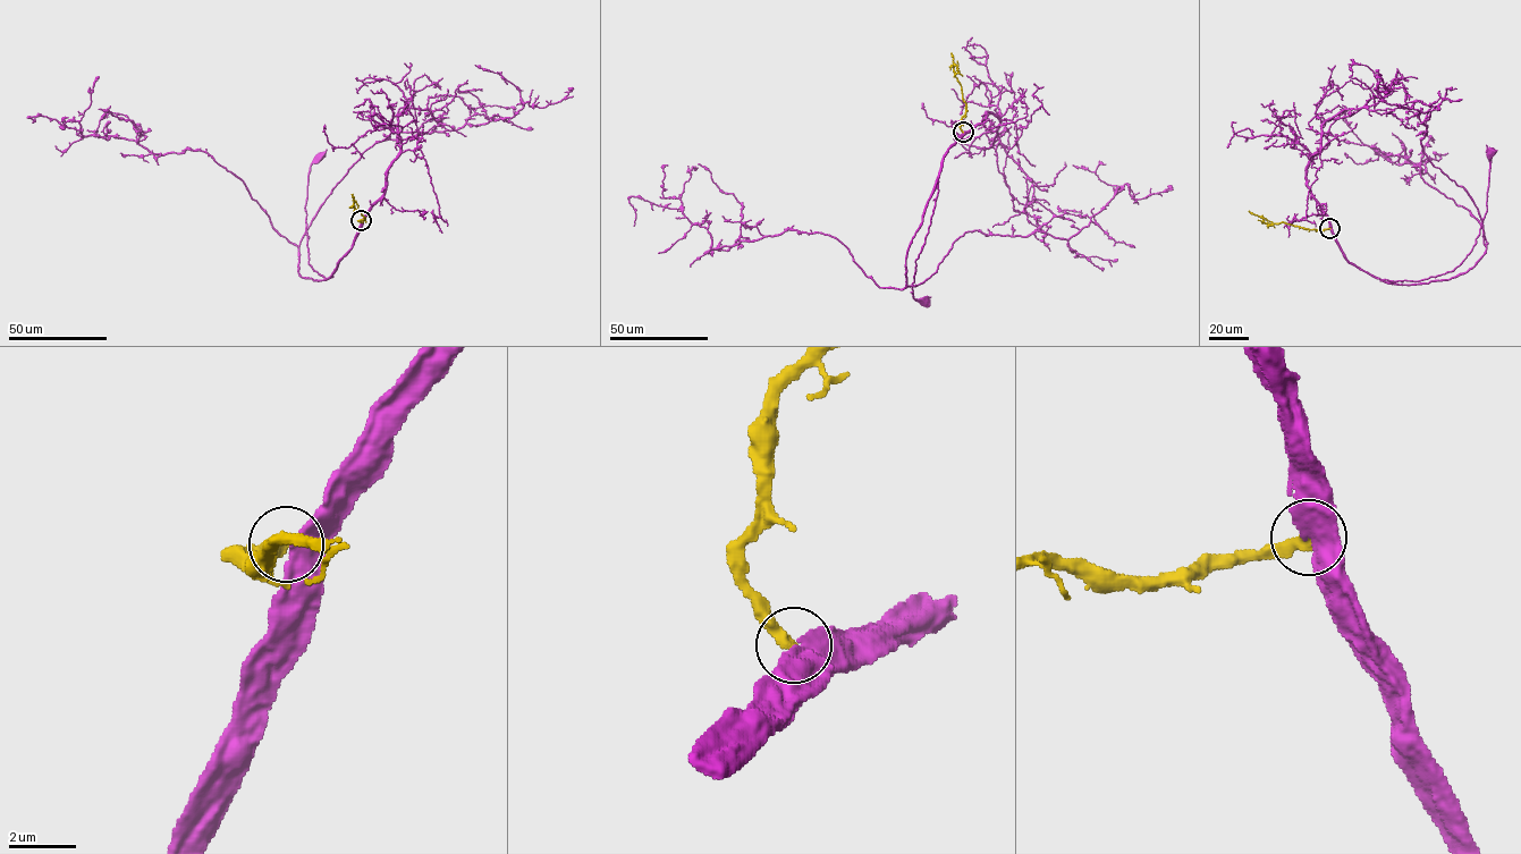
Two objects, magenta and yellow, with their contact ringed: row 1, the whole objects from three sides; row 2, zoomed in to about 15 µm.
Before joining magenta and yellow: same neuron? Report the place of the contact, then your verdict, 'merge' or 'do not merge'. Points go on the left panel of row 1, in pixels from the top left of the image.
at (361, 220); do not merge

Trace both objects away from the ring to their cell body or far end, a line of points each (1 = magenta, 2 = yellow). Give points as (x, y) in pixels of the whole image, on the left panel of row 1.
1: (361, 220), (353, 246), (332, 277), (326, 278), (309, 263), (305, 204), (310, 167), (319, 157)
2: (361, 220), (364, 219), (360, 210), (355, 209), (352, 194)

